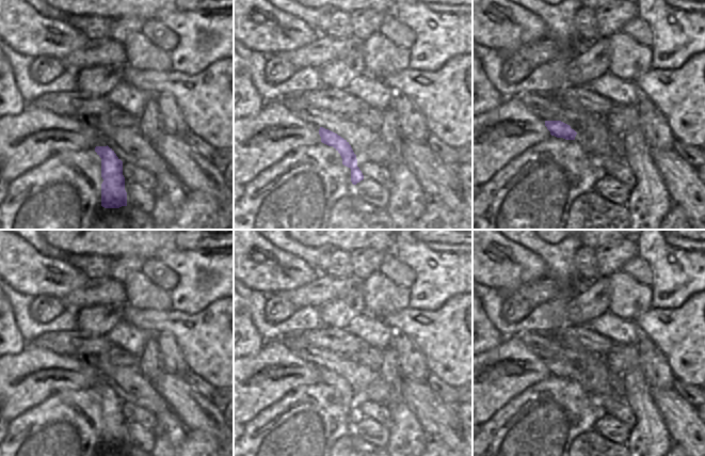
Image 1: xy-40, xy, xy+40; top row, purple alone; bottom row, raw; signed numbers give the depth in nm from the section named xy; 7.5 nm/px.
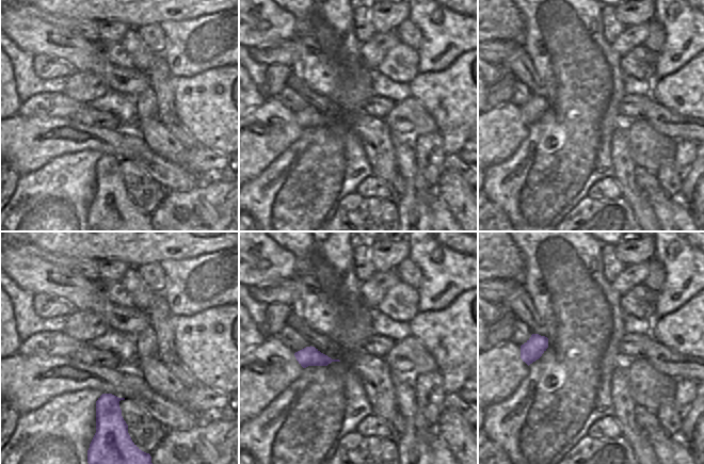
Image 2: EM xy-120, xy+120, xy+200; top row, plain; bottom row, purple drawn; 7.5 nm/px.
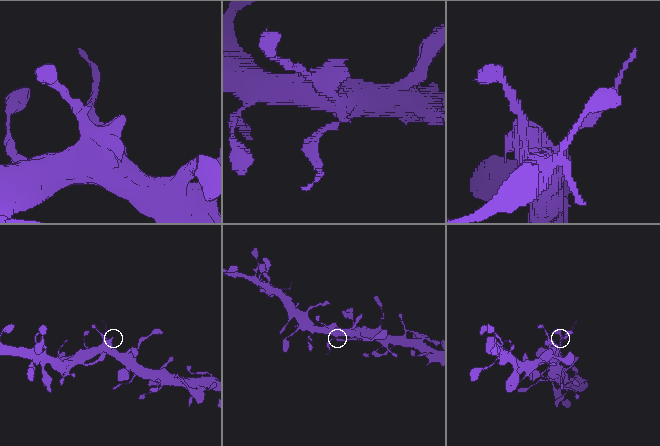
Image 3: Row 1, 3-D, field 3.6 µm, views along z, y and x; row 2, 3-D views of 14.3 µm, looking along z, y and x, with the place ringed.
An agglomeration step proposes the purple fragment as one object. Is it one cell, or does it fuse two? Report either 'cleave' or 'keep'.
cleave

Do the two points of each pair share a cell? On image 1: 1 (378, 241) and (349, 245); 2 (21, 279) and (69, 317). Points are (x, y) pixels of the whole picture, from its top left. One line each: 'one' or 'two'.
1: one
2: two

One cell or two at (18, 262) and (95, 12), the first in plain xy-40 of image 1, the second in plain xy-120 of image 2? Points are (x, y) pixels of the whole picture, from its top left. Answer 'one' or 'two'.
two

